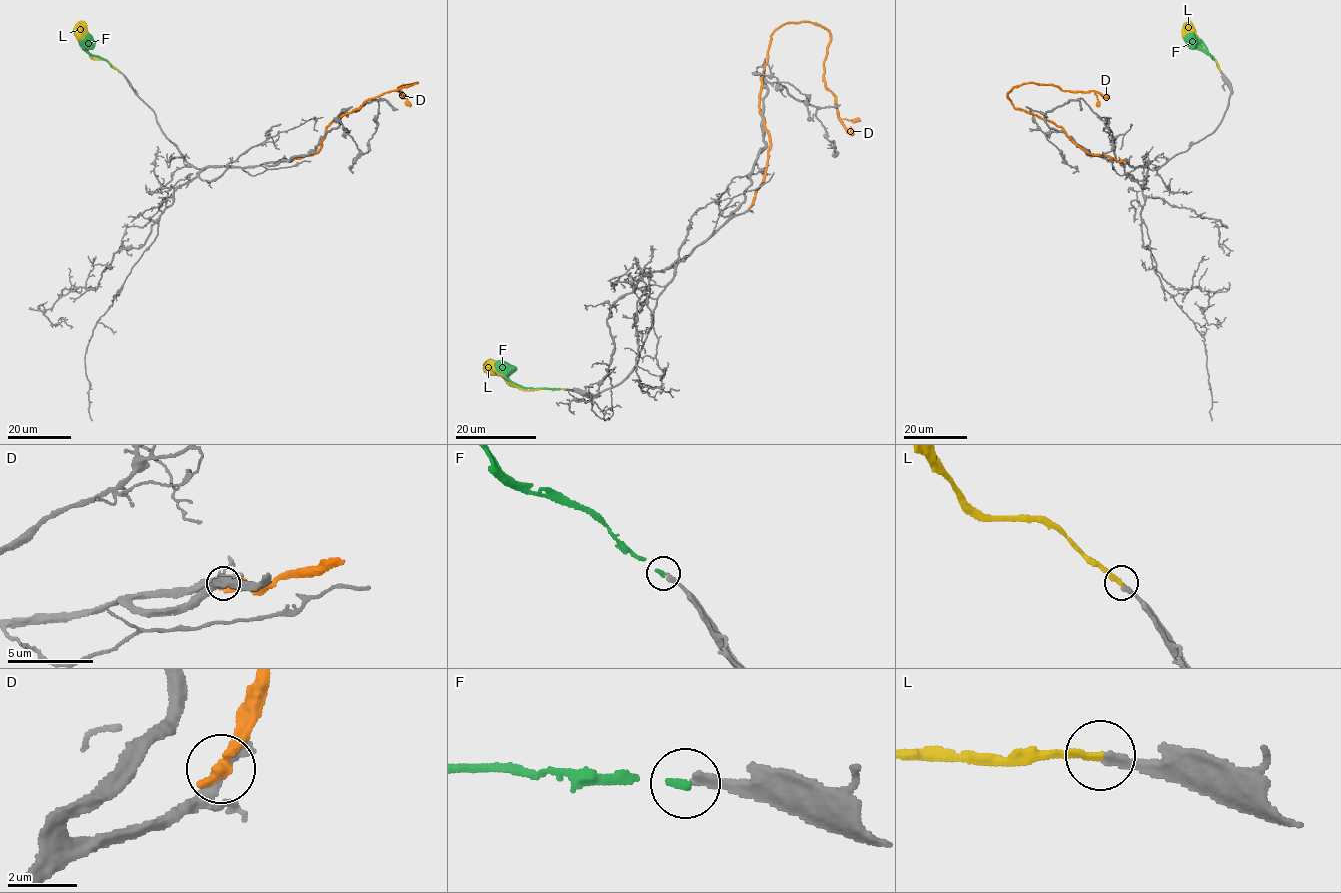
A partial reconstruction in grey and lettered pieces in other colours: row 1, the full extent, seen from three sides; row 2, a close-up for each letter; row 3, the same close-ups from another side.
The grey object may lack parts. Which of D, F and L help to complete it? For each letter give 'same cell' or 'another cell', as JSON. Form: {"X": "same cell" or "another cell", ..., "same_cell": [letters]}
{"D": "another cell", "F": "same cell", "L": "another cell", "same_cell": ["F"]}

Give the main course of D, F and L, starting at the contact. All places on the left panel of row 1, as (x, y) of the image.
D: (283, 160), (319, 151), (331, 123), (371, 98), (416, 83), (401, 85), (397, 90), (405, 95)
F: (119, 71), (105, 60), (91, 56), (85, 46), (86, 36)
L: (120, 71), (108, 61), (90, 55), (76, 28), (78, 22)

